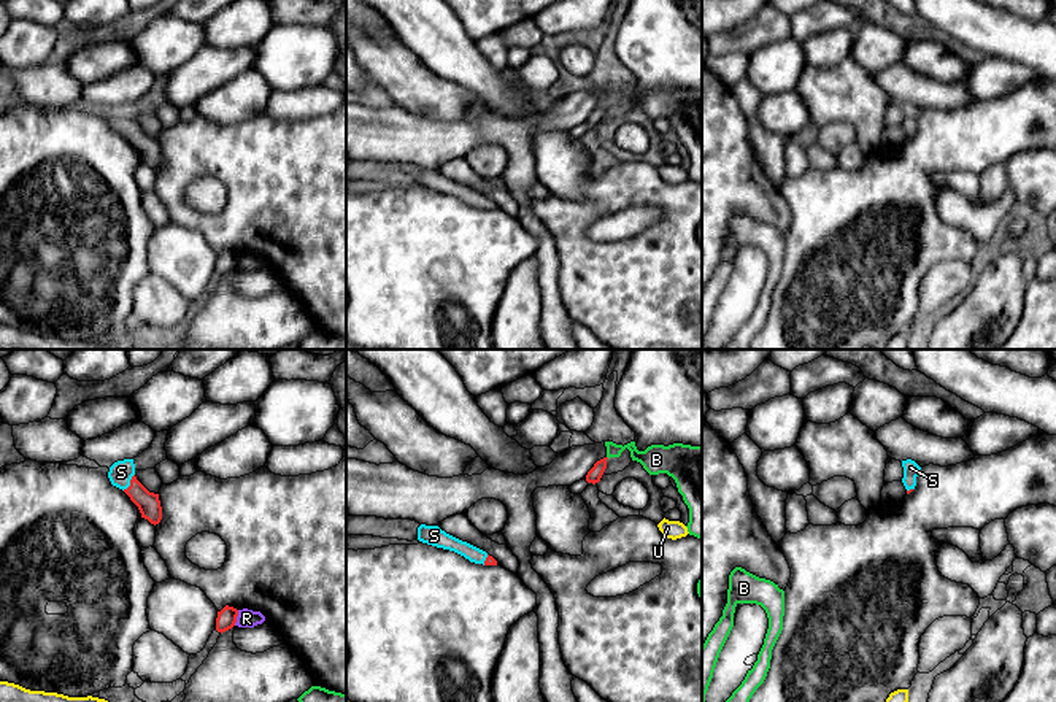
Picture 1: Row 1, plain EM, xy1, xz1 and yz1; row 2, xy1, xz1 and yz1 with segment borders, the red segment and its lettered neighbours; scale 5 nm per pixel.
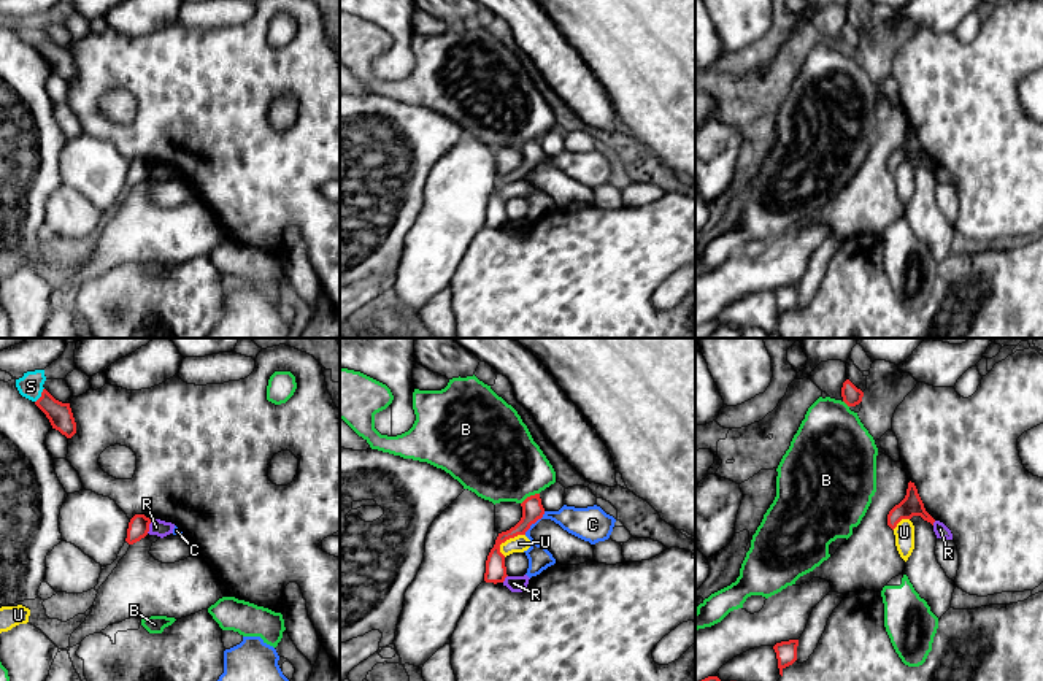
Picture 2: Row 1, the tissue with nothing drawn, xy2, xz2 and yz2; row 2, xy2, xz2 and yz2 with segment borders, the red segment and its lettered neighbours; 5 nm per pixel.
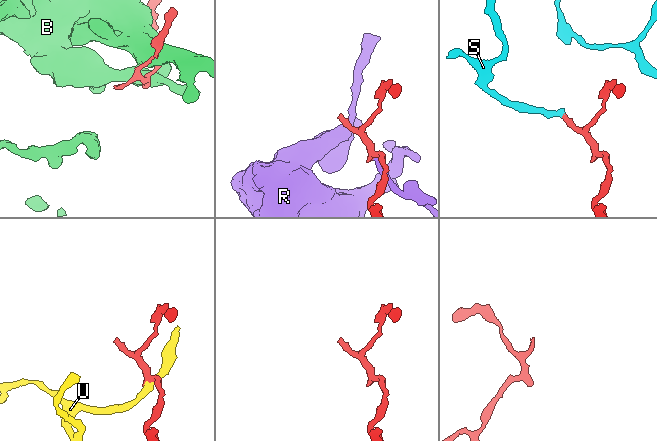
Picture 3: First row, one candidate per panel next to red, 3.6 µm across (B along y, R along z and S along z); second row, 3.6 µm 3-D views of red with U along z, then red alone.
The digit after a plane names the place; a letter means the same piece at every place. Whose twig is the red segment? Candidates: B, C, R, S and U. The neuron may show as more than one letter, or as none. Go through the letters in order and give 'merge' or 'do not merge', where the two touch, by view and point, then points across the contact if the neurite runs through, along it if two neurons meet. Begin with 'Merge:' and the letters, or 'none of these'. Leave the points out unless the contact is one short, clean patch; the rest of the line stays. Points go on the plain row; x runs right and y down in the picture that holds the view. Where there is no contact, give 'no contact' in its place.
Merge: S
B: do not merge | xz2 (529, 142)
C: do not merge | xz2 (534, 167)
R: do not merge | xy1 (235, 262) | along xy1 (238, 254), (234, 269)
S: merge | xy1 (131, 127) | across xy1 (148, 148), (131, 127), (121, 116)
U: do not merge | xz2 (508, 183) | along xz2 (524, 178), (507, 183), (499, 196)

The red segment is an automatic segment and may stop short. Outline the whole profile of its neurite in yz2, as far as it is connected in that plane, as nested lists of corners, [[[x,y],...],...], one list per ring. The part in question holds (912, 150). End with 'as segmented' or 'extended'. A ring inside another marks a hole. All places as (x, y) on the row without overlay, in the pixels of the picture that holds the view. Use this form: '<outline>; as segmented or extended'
[[[910,125],[905,143],[889,156],[887,170],[894,175],[902,164],[911,164],[913,160],[921,160],[932,170],[935,167],[935,164],[926,156],[914,127]]]; as segmented

